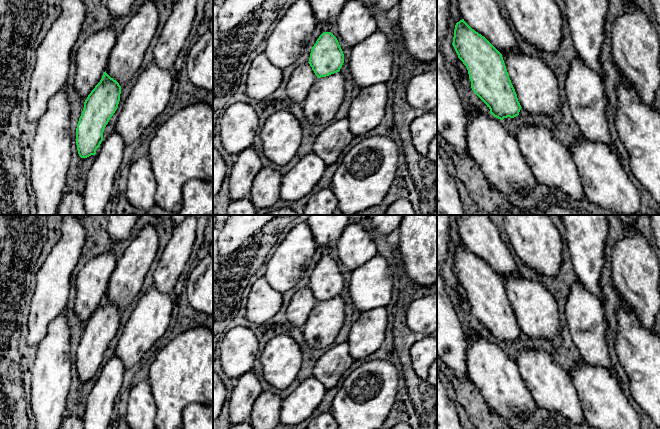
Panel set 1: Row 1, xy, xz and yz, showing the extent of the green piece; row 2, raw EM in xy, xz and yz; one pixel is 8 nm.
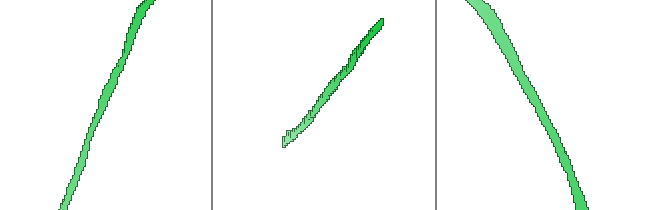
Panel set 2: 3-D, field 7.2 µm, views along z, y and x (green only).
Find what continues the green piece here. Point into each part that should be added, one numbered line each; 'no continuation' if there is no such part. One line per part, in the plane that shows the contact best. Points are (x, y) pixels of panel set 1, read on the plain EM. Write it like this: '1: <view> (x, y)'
no continuation

